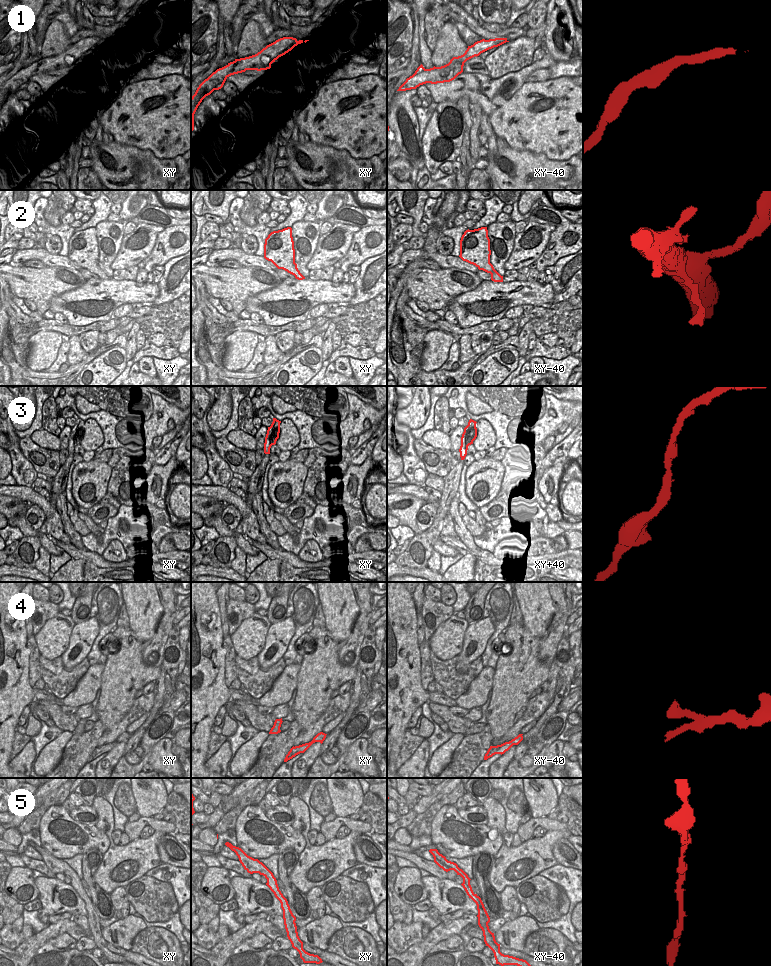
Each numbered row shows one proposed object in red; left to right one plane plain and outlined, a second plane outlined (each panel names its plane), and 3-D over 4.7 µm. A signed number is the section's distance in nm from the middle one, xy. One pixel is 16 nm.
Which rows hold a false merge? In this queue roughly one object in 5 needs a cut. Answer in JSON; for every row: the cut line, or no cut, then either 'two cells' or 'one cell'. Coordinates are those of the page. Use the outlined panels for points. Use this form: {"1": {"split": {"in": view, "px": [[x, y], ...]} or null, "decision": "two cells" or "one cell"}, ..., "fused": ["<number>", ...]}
{"1": {"split": null, "decision": "one cell"}, "2": {"split": null, "decision": "one cell"}, "3": {"split": null, "decision": "one cell"}, "4": {"split": null, "decision": "one cell"}, "5": {"split": null, "decision": "one cell"}, "fused": []}

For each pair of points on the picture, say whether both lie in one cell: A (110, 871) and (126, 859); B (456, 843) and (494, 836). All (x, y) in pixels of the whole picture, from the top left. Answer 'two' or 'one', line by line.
A: one
B: one

